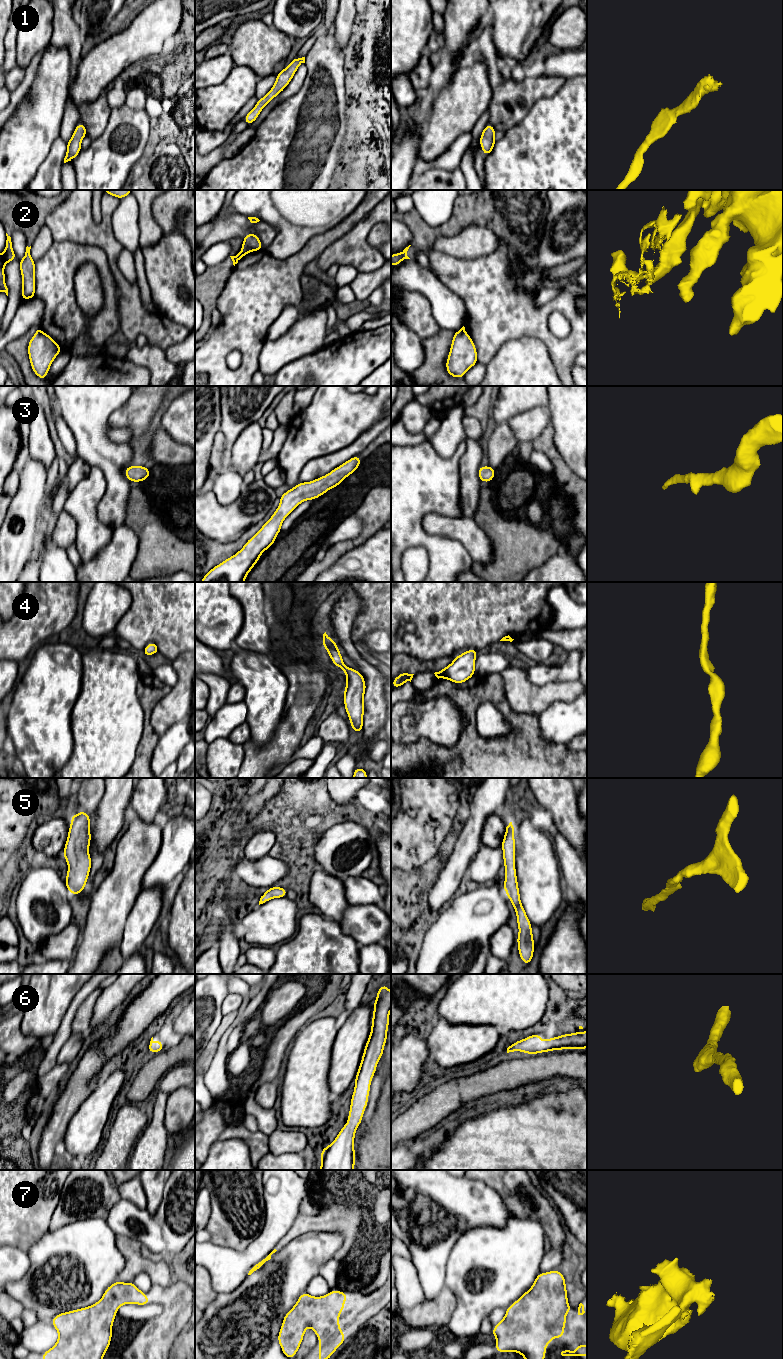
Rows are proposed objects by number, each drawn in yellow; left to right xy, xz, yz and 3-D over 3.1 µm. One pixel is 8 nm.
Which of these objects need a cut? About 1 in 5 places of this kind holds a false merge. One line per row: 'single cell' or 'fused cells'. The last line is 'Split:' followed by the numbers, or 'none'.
1: single cell
2: fused cells
3: single cell
4: single cell
5: single cell
6: single cell
7: single cell
Split: 2

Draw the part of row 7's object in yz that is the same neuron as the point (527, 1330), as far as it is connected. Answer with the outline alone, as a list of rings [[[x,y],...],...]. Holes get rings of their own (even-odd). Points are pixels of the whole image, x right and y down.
[[[558,1270],[538,1274],[532,1287],[507,1308],[504,1318],[493,1327],[497,1353],[514,1351],[525,1359],[544,1359],[551,1339],[564,1337],[566,1314],[572,1310],[566,1290],[564,1275]]]

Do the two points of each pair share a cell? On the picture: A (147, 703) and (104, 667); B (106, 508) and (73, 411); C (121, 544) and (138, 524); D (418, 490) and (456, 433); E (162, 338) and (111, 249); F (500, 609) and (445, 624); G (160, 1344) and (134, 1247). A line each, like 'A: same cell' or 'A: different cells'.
A: different cells
B: same cell
C: different cells
D: different cells
E: same cell
F: same cell
G: same cell

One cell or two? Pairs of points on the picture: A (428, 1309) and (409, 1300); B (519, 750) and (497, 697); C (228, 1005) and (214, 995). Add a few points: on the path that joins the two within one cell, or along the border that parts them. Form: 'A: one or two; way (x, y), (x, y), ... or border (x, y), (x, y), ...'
A: two; border (428, 1301), (408, 1309), (401, 1309)
B: one; way (519, 737), (519, 724), (506, 710)
C: two; border (228, 994), (222, 1003), (222, 1014)

